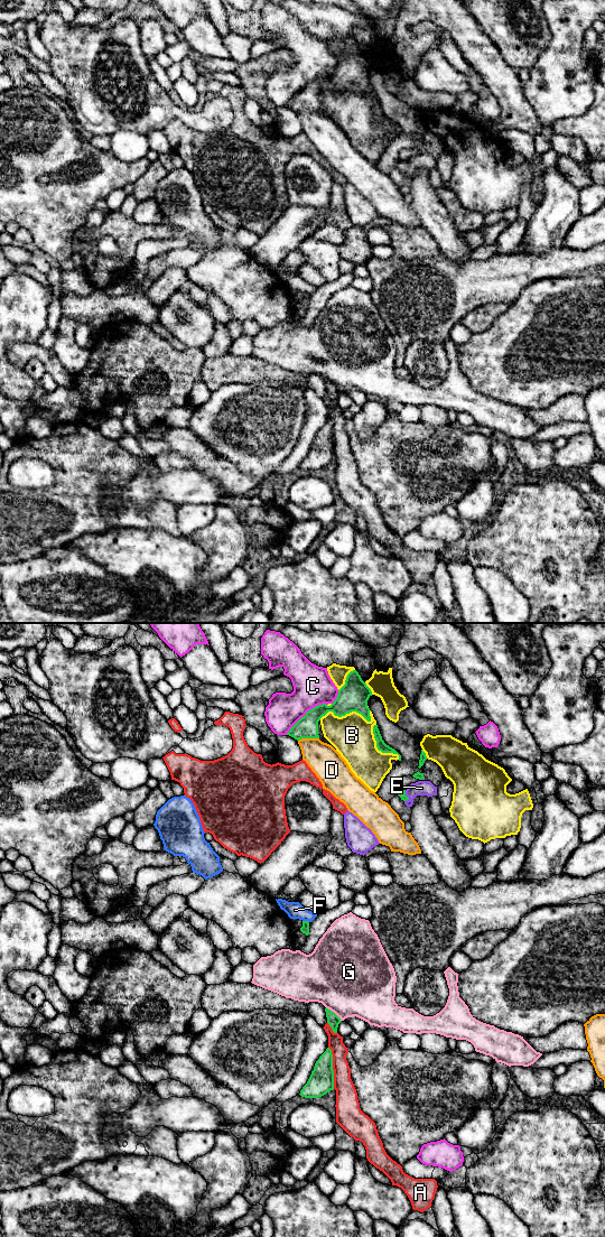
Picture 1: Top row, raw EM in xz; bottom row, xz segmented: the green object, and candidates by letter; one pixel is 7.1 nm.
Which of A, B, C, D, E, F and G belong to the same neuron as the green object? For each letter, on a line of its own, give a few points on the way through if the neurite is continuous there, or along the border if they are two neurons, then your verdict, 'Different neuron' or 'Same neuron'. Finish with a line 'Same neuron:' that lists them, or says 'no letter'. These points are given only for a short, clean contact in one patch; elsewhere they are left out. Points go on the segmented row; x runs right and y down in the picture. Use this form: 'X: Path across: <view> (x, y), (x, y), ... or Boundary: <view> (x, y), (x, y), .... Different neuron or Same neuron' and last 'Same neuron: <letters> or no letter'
A: Different neuron
B: Different neuron
C: Different neuron
D: Boundary: xz (318, 737), (301, 737), (298, 741). Different neuron
E: Boundary: xz (405, 790), (408, 797), (406, 801). Different neuron
F: Different neuron
G: Different neuron
Same neuron: no letter

